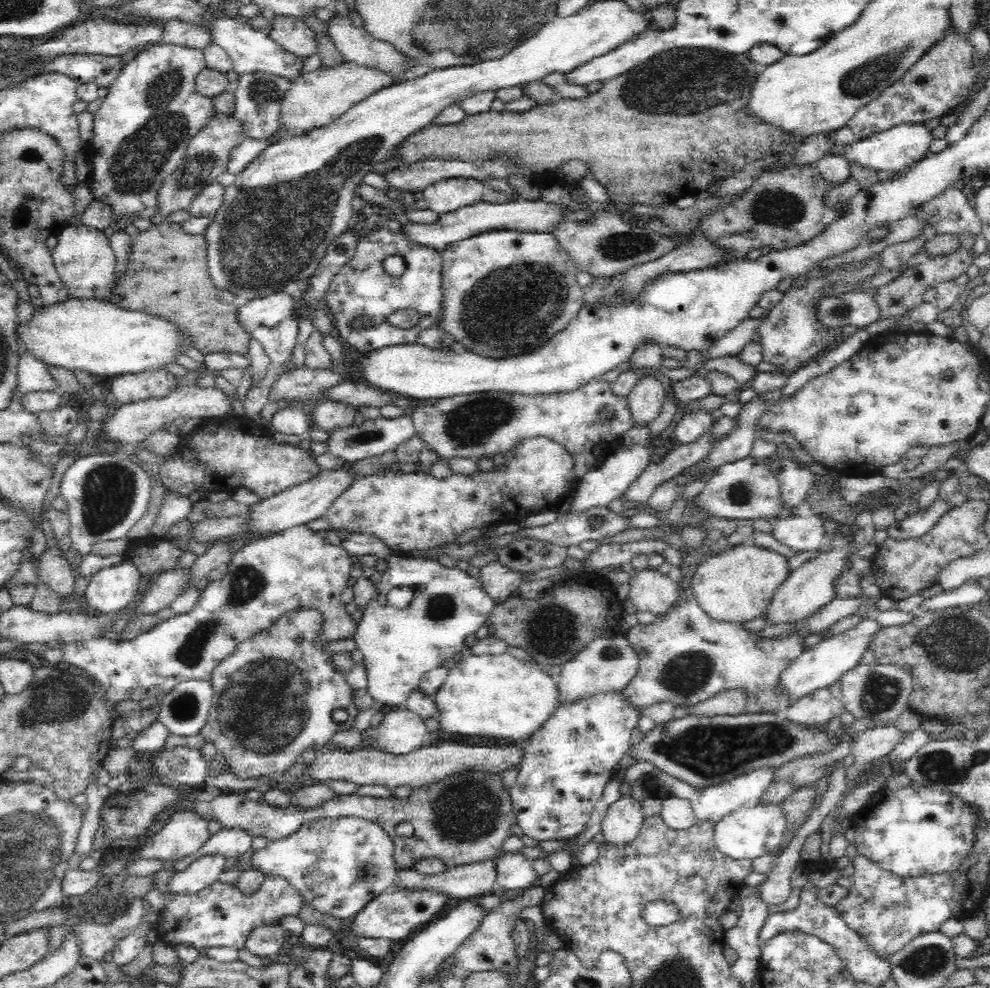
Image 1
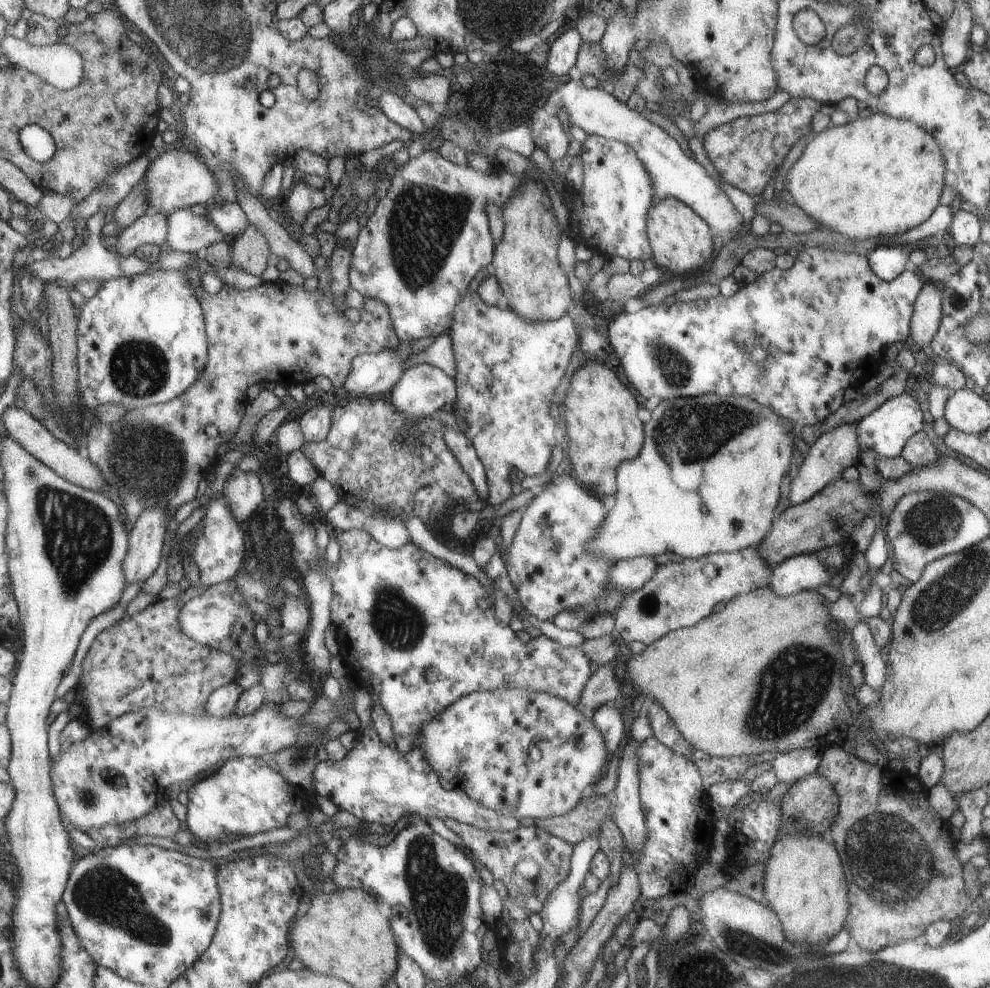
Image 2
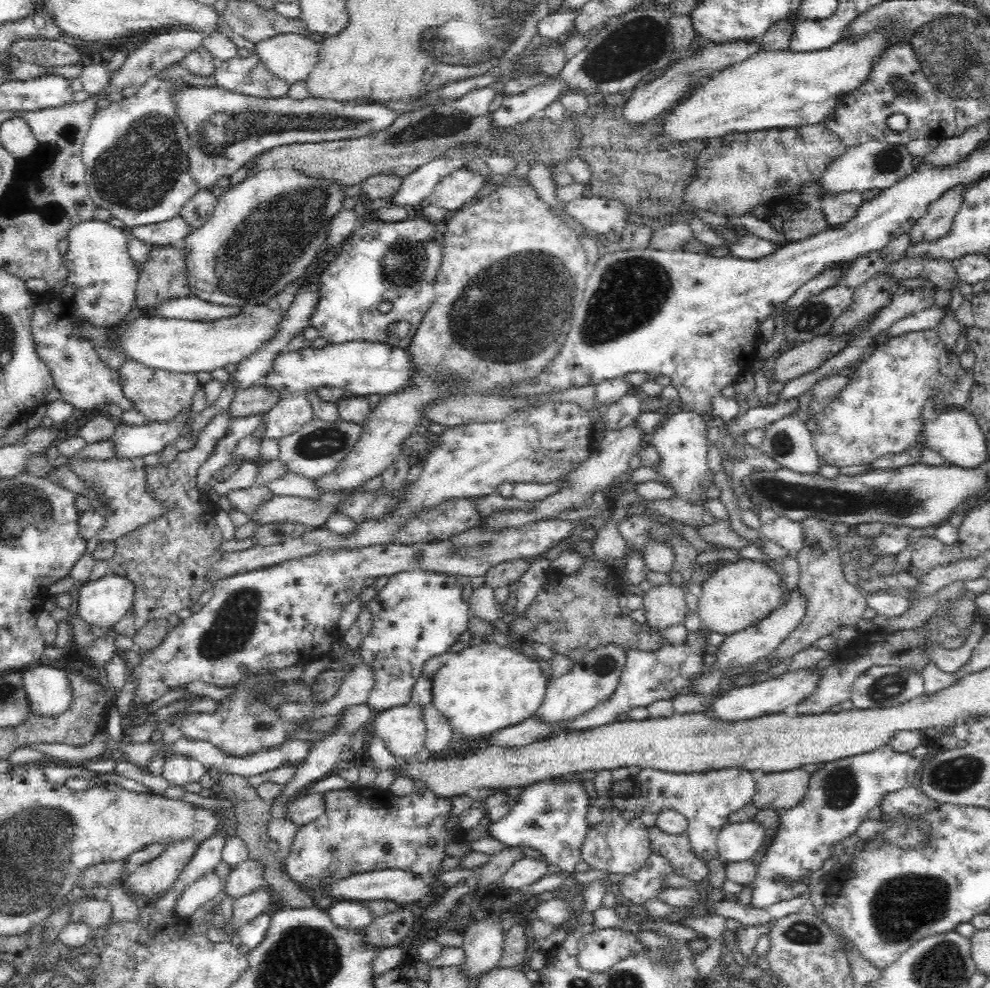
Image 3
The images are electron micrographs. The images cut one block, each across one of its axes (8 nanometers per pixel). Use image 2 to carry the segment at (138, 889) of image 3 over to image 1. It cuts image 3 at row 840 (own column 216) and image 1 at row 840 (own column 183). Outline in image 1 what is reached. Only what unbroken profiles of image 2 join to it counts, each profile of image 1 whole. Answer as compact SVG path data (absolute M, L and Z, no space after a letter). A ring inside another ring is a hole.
M182 810L182 812L174 814L172 820L161 828L155 836L142 841L139 858L143 858L144 860L159 860L161 864L168 864L168 862L178 862L185 857L190 857L202 846L205 846L208 838L210 838L207 825L206 820L202 820L197 812Z

